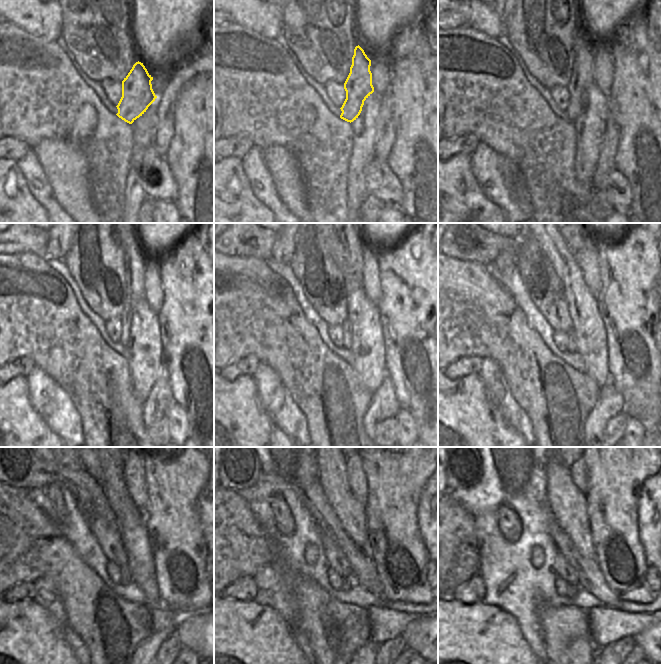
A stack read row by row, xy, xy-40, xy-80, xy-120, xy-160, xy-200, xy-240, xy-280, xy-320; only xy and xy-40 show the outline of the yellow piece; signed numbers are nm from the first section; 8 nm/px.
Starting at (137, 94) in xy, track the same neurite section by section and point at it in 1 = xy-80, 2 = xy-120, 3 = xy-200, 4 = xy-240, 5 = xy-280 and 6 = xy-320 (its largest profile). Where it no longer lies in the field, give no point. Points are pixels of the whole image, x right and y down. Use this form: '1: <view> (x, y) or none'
1: xy-80 (583, 69)
2: xy-120 (134, 262)
3: xy-200 (574, 243)
4: xy-240 (125, 578)
5: xy-280 (351, 581)
6: xy-320 (569, 585)

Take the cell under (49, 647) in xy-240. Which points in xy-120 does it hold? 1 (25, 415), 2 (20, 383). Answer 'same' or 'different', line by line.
1: same
2: same

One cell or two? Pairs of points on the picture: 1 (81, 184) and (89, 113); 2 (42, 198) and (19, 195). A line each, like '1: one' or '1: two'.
1: one
2: two

